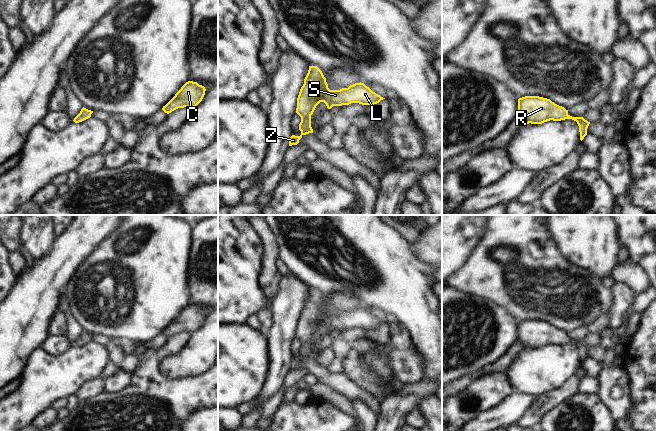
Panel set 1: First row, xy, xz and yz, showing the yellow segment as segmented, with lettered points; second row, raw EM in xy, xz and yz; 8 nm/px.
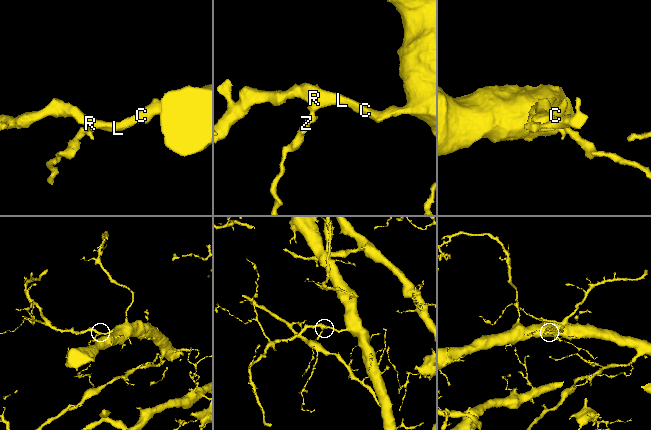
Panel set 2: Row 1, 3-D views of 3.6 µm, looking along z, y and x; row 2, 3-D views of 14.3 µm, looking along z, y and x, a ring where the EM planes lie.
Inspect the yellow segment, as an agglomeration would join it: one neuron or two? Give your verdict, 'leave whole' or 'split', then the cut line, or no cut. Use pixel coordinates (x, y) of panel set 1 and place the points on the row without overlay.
leave whole; cut none

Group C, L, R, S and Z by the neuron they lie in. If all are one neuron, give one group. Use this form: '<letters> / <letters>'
C L R S Z

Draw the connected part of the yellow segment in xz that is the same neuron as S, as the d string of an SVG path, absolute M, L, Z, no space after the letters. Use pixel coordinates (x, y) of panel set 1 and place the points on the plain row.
M309 290L304 308L297 322L296 337L301 341L299 348L300 360L292 359L289 370L297 369L303 359L313 357L311 339L320 326L324 326L328 333L333 330L359 327L374 329L385 322L373 316L364 307L355 307L348 312L330 314L322 295L317 290Z

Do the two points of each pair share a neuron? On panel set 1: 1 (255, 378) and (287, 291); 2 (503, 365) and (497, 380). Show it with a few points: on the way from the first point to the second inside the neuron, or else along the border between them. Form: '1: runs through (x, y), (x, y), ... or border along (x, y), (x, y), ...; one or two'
1: border along (264, 336), (267, 341), (267, 369); two
2: border along (501, 372), (485, 372), (477, 378); two

